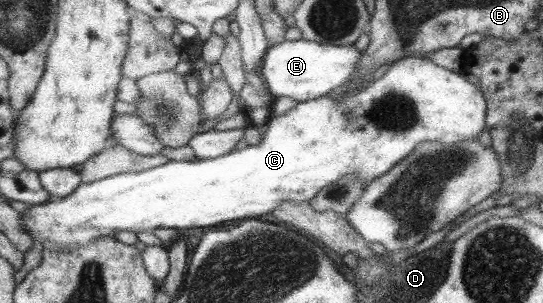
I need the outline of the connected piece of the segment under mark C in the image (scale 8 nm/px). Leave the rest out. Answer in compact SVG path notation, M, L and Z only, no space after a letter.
M409 56L399 59L374 83L370 83L366 88L352 93L343 101L341 99L337 99L339 101L336 102L336 98L324 95L308 102L298 103L292 110L283 115L271 116L266 125L268 131L266 131L264 141L258 146L250 144L249 147L213 159L170 161L168 164L150 170L125 172L104 178L104 180L99 180L98 182L83 182L82 186L70 196L55 197L48 202L32 205L23 214L25 227L32 233L33 238L41 240L44 246L48 242L55 242L58 246L88 246L101 236L116 236L118 232L124 232L124 230L132 230L136 233L154 231L156 228L208 228L208 226L218 226L218 224L224 224L224 222L230 222L230 220L256 218L256 216L262 216L262 214L268 214L268 212L276 214L276 210L284 201L297 202L298 204L311 201L325 186L336 184L342 177L357 176L369 184L373 178L386 174L392 166L401 161L402 158L407 157L411 150L421 142L438 141L454 144L466 139L477 139L478 134L485 128L487 102L483 92L475 84L468 82L462 72L457 73L453 70L442 68L442 66L438 66L435 62L423 57Z

